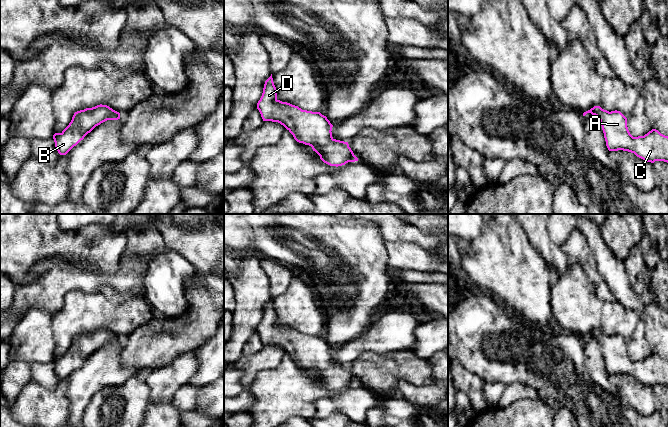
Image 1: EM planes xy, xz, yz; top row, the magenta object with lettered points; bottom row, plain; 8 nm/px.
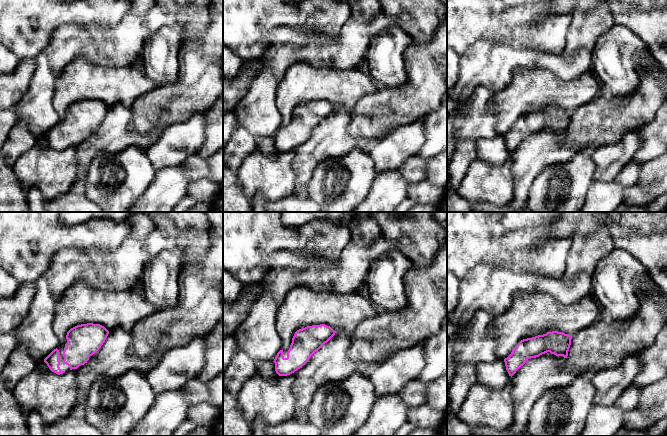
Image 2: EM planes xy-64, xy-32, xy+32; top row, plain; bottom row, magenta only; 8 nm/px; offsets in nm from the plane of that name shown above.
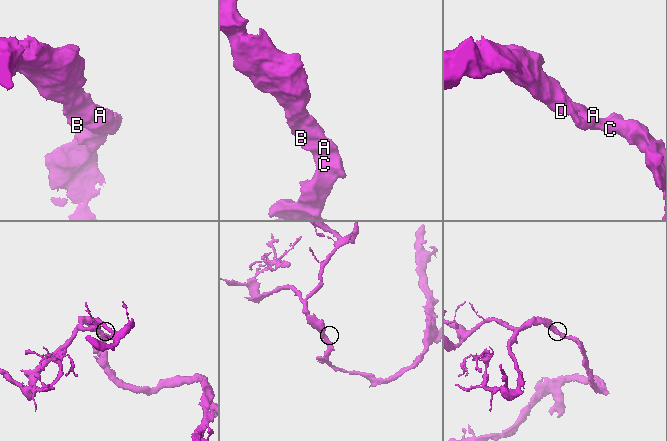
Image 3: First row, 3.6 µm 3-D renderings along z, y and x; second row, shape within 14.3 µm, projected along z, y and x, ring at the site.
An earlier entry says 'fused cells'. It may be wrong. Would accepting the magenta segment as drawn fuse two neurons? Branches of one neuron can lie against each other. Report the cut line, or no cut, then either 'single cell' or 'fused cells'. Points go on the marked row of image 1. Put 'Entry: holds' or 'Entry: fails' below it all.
no cut | single cell
Entry: fails

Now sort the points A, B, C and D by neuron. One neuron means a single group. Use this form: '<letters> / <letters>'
A B C D

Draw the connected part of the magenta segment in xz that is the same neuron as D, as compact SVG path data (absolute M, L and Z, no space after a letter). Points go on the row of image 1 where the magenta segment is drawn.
M272 74L265 81L257 109L263 121L283 125L297 142L311 146L324 163L338 167L358 161L348 142L332 137L333 125L326 116L320 112L302 110L298 106L277 99Z

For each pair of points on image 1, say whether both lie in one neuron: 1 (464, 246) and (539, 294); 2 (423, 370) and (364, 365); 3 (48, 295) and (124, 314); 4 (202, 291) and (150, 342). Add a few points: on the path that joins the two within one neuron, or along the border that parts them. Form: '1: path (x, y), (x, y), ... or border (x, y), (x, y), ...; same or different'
1: border (470, 241), (473, 253), (462, 253); different
2: path (408, 368), (379, 368); same
3: border (87, 293), (69, 291), (63, 305), (53, 314); different
4: path (200, 307), (170, 337), (166, 338); same

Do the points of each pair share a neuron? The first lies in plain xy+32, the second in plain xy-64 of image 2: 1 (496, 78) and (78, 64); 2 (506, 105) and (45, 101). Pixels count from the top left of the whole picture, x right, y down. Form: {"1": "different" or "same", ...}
{"1": "different", "2": "different"}

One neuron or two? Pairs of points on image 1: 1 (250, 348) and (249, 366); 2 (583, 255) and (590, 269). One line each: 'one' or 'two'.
1: two
2: one

